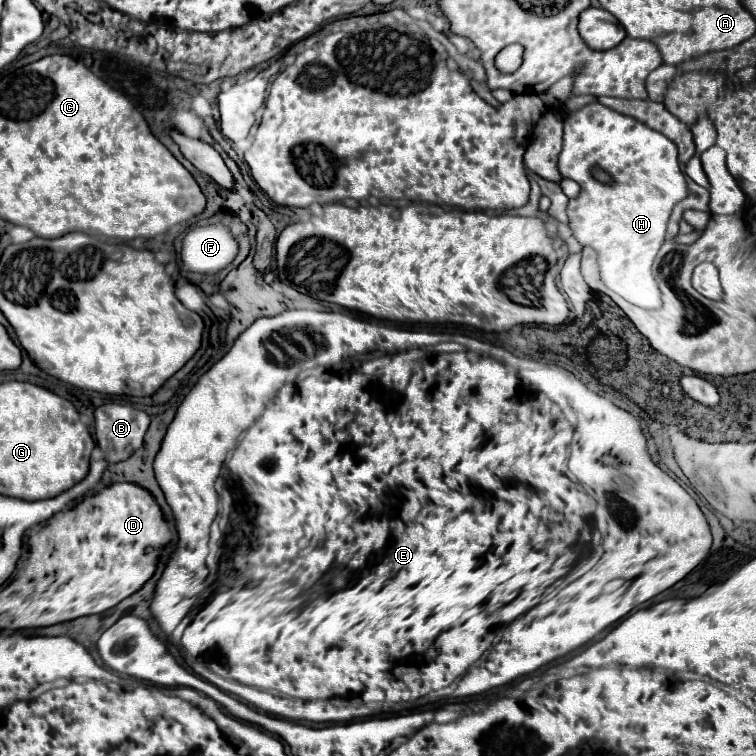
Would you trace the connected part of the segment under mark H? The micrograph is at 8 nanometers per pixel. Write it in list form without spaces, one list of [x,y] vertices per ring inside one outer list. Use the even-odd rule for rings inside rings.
[[[586,104],[564,120],[564,144],[558,156],[558,170],[564,178],[580,184],[580,196],[568,202],[570,228],[582,246],[590,246],[596,250],[602,282],[634,306],[646,310],[660,308],[660,290],[652,274],[652,262],[656,258],[656,252],[660,250],[660,244],[664,242],[666,222],[674,204],[688,194],[684,174],[678,166],[676,146],[664,134],[630,116],[624,116],[602,104]],[[592,166],[600,166],[602,170],[606,170],[612,176],[612,184],[600,184],[592,180]]]

